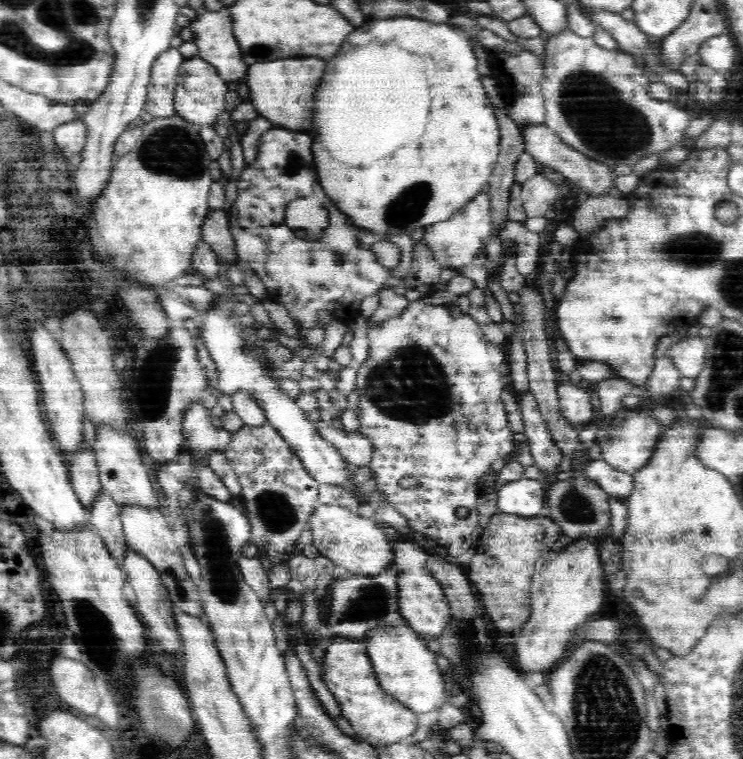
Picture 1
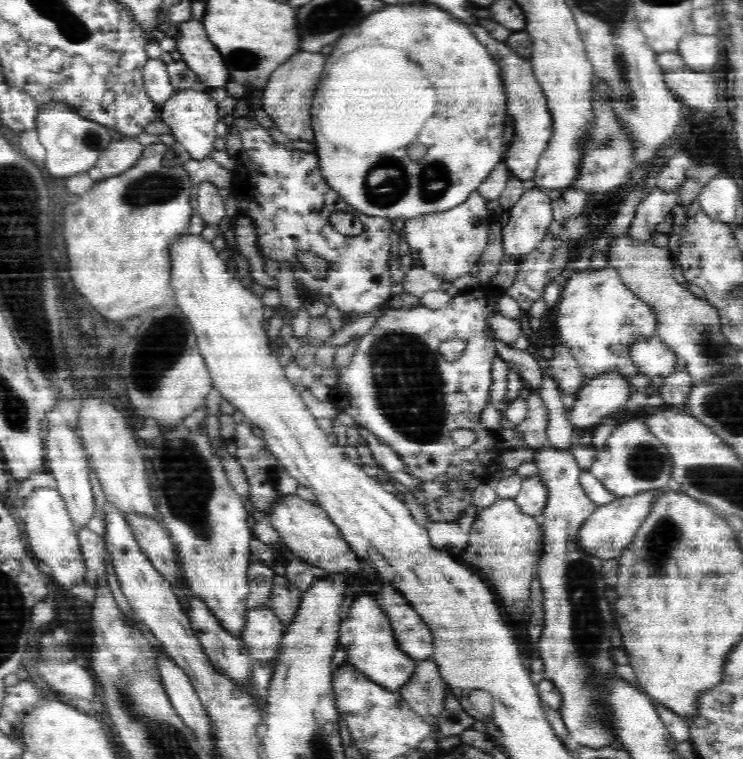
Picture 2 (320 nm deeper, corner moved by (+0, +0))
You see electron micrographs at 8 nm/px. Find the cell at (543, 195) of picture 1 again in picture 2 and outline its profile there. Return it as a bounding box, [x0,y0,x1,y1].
[501,184,554,259]

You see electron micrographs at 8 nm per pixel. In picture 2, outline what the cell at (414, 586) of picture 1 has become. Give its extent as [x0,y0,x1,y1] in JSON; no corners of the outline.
[376,584,433,662]

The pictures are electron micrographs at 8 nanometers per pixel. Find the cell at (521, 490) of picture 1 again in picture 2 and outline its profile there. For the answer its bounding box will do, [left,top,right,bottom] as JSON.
[514,476,548,518]

